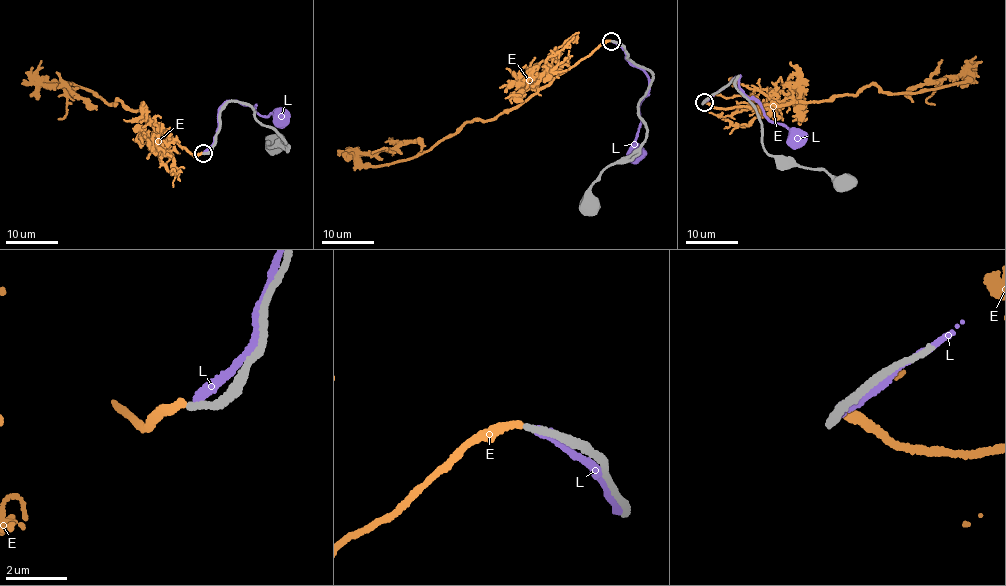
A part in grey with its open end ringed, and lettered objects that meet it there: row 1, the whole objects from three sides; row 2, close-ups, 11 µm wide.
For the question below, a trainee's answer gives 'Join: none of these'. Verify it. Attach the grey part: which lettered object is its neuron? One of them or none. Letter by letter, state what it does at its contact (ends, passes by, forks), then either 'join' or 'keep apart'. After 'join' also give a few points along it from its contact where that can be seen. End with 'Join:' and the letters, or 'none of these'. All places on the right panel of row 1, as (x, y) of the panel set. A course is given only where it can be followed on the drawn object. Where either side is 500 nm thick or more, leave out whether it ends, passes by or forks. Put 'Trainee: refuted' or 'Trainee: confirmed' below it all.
E: it ends there; keep apart
L: it ends there; keep apart
Join: none of these
Trainee: confirmed

